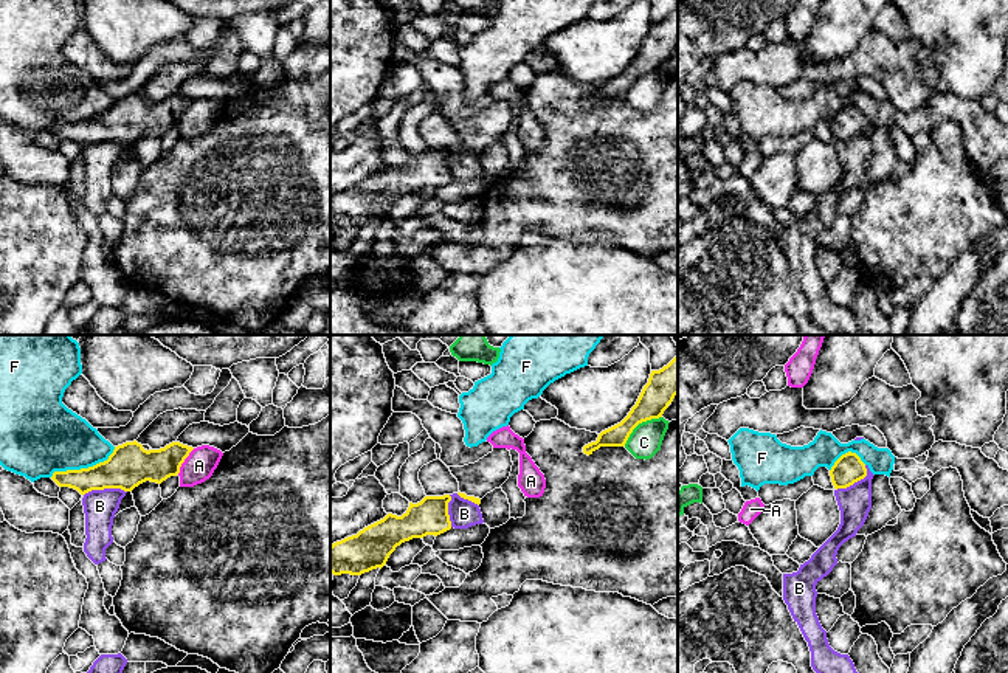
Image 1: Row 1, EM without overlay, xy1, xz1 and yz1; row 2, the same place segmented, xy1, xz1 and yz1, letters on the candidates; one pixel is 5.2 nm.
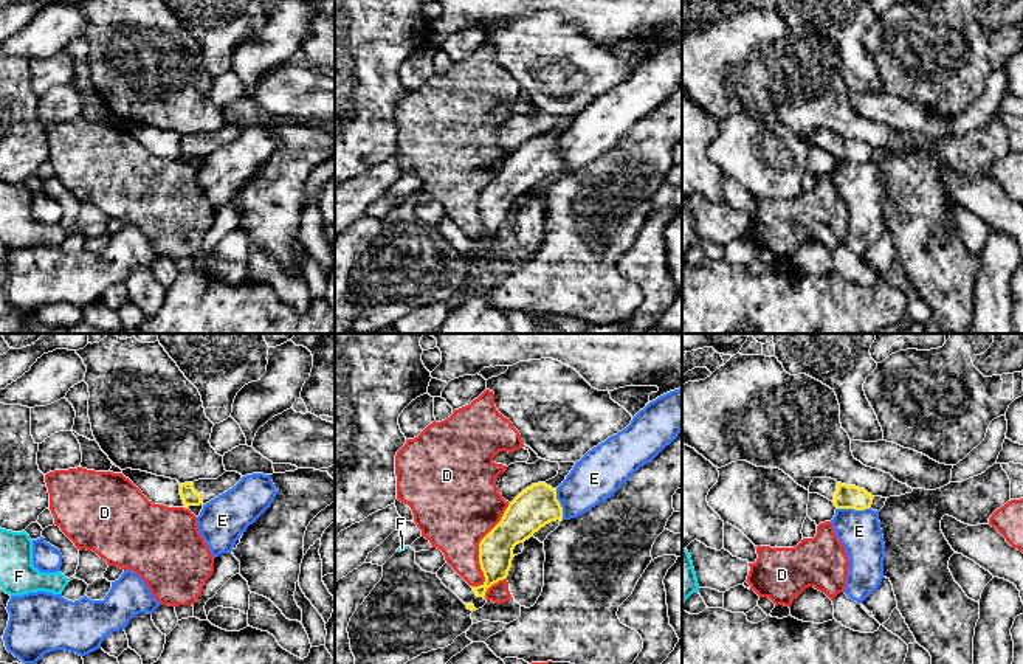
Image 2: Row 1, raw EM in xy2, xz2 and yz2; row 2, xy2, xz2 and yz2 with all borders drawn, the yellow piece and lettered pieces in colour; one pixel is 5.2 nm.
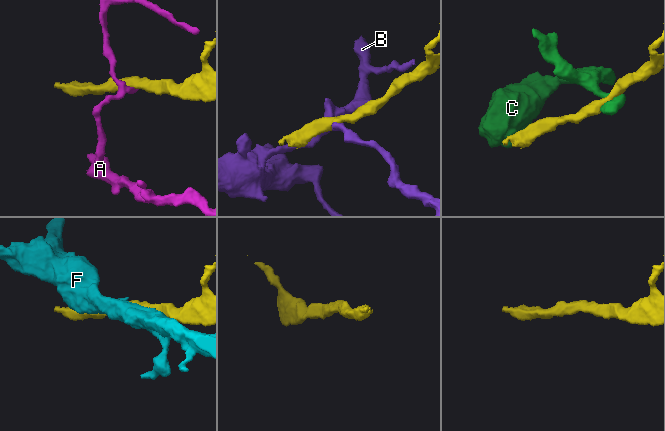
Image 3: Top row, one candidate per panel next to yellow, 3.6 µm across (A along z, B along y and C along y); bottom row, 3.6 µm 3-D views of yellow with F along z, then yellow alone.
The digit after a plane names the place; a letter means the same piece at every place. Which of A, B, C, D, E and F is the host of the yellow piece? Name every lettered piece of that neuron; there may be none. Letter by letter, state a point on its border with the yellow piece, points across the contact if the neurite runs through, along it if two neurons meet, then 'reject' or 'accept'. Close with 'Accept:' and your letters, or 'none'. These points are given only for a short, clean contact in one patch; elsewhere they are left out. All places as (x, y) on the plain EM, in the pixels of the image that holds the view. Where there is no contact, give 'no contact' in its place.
A: xy1 (183, 113) | along xy1 (194, 101), (177, 126) | reject
B: xy1 (104, 140) | along xy1 (126, 143), (92, 141), (84, 148) | reject
C: xz1 (639, 75) | along xz1 (661, 69), (642, 73), (624, 98) | reject
D: xz2 (479, 200) | reject
E: yz2 (853, 160) | along yz2 (870, 159), (864, 162), (837, 162) | reject
F: xy1 (84, 121) | reject
Accept: none

